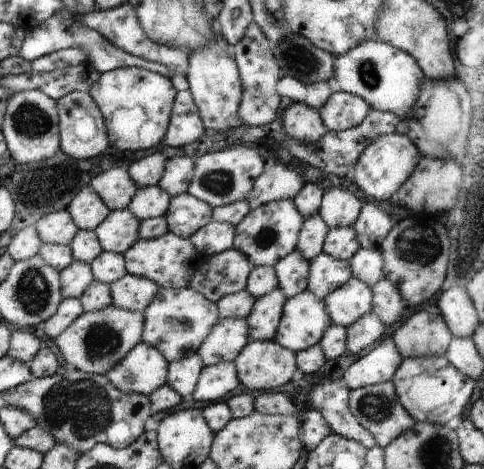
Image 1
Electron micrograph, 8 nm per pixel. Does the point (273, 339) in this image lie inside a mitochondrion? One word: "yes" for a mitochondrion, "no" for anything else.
no

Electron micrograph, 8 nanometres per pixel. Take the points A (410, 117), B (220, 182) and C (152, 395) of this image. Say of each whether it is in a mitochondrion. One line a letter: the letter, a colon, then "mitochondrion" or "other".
A: other
B: mitochondrion
C: other

